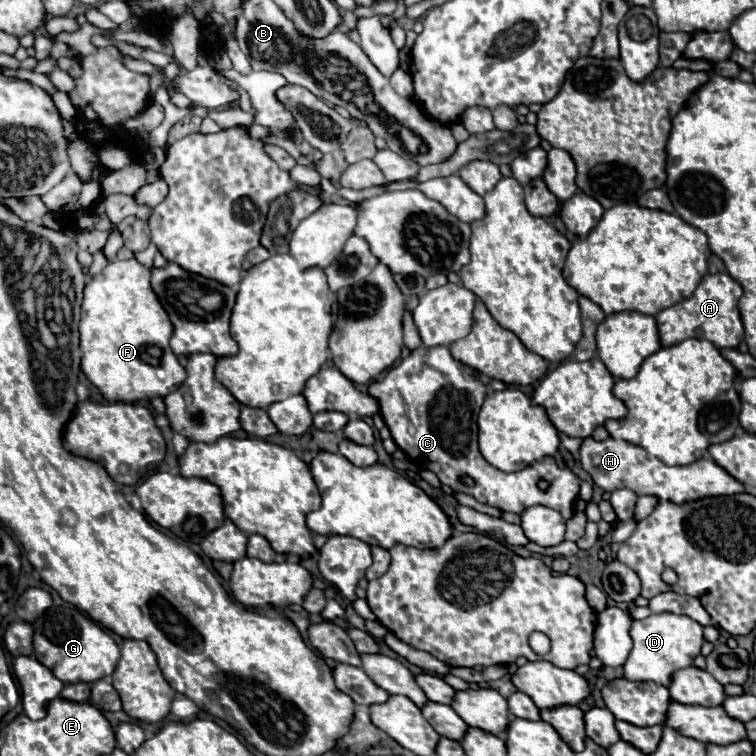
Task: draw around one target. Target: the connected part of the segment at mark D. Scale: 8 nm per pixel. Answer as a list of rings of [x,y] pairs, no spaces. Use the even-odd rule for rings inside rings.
[[[659,613],[649,615],[647,619],[633,621],[631,627],[633,651],[627,657],[623,669],[629,681],[655,681],[659,685],[669,685],[675,671],[691,667],[693,659],[701,653],[703,645],[703,627],[687,615]]]

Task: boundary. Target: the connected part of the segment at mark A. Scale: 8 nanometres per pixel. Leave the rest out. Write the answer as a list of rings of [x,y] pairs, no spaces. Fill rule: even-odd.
[[[729,273],[705,275],[689,299],[681,301],[669,309],[663,309],[655,317],[657,327],[659,327],[661,345],[669,347],[669,345],[681,343],[683,339],[689,339],[689,337],[701,337],[701,339],[711,341],[717,349],[737,347],[739,341],[743,339],[743,323],[741,323],[741,315],[739,315],[739,307],[737,307],[737,301],[741,295],[743,295],[741,285]]]

